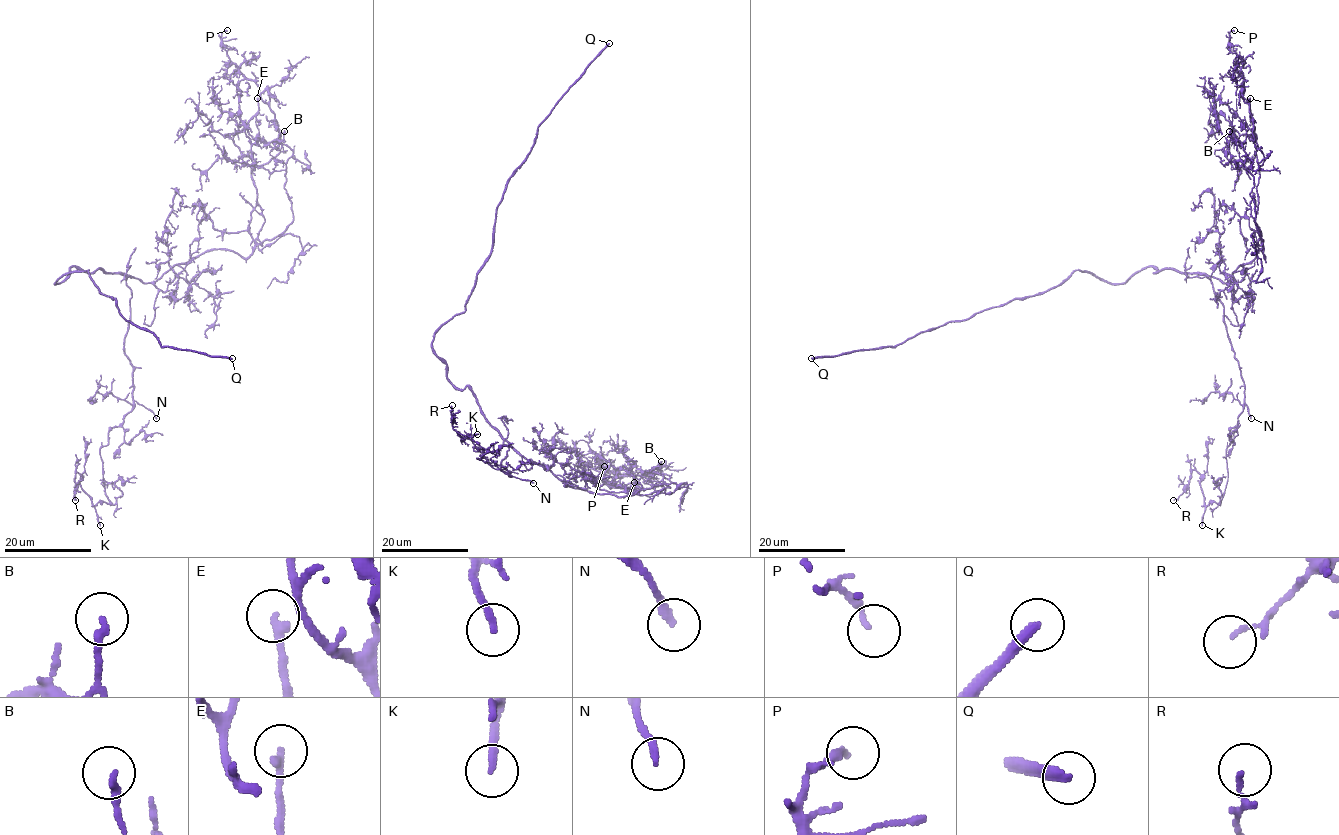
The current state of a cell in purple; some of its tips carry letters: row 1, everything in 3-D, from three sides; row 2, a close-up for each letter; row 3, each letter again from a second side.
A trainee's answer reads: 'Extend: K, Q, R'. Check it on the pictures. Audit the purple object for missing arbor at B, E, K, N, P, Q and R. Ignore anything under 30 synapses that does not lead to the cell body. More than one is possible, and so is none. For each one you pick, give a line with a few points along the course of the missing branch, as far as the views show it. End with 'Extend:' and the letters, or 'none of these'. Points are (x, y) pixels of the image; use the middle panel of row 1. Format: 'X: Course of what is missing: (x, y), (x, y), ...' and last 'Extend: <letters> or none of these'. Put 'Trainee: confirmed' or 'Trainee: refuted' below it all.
E: Course of what is missing: (634, 482), (628, 486), (637, 492), (646, 492), (652, 485), (632, 468), (633, 456), (618, 457), (615, 450)
K: Course of what is missing: (477, 434), (468, 426), (455, 396), (460, 391), (482, 405)
Q: Course of what is missing: (609, 43), (652, 9), (648, 14), (653, 18), (670, 19), (680, 15)
Extend: E, K, Q
Trainee: refuted

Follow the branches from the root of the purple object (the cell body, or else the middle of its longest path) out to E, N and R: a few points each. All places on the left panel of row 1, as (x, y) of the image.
E: (103, 269), (153, 282), (209, 251), (243, 257), (252, 252), (255, 164), (233, 137), (258, 111), (257, 98)
N: (103, 269), (127, 277), (130, 322), (124, 352), (132, 366), (132, 398), (156, 418)
R: (103, 269), (123, 272), (131, 293), (132, 409), (100, 449), (109, 501), (94, 506), (75, 470), (75, 500)

